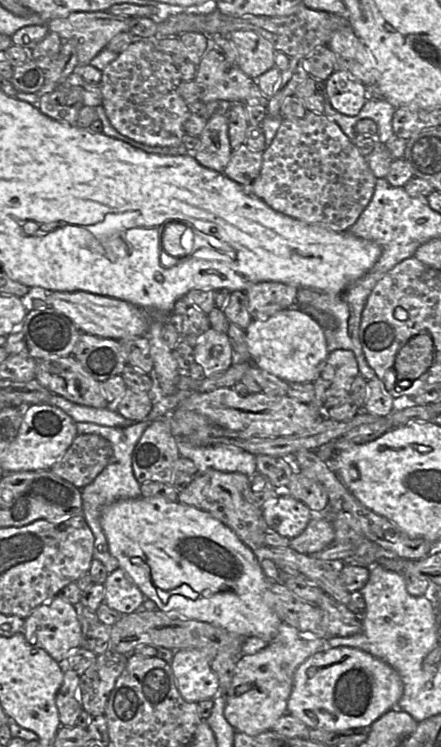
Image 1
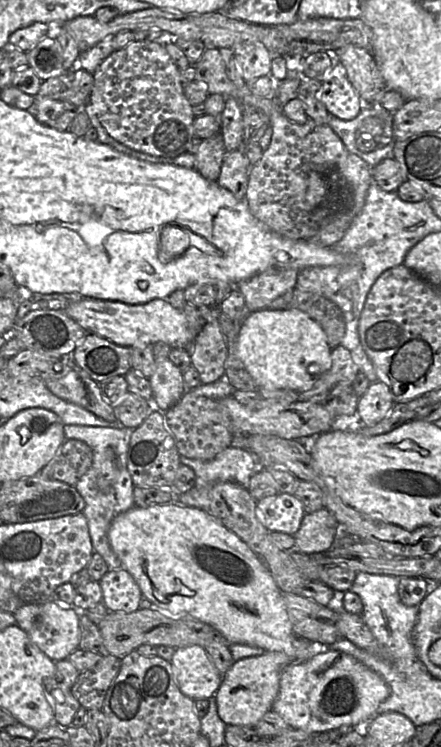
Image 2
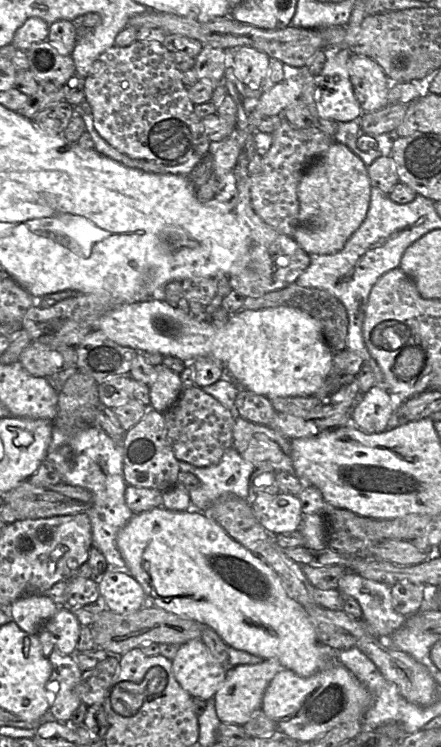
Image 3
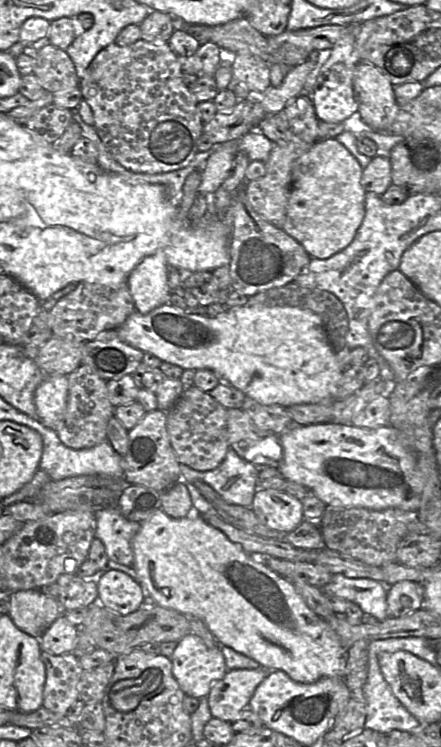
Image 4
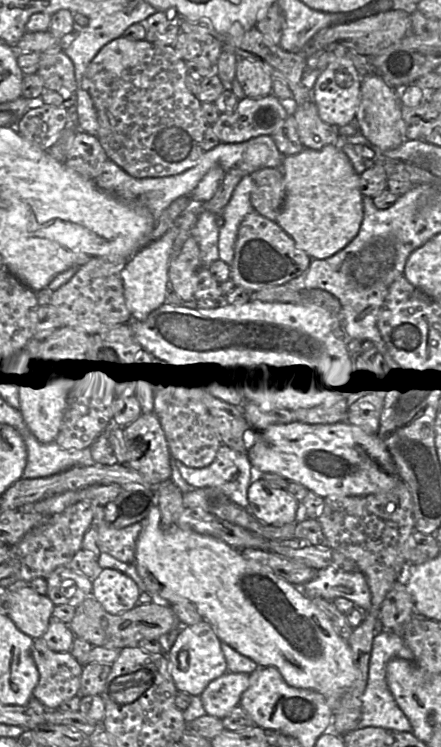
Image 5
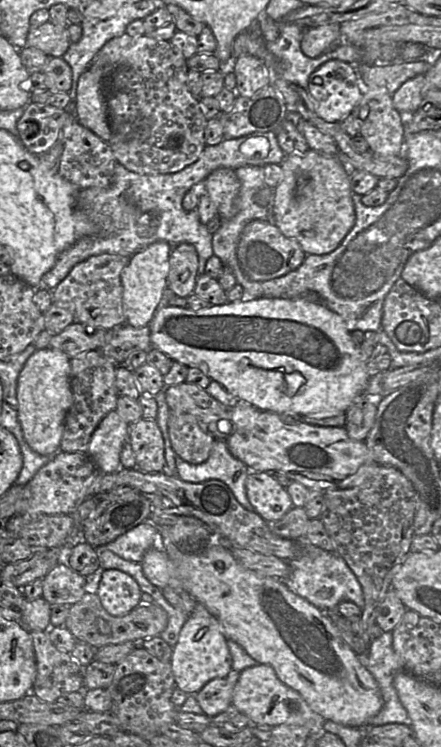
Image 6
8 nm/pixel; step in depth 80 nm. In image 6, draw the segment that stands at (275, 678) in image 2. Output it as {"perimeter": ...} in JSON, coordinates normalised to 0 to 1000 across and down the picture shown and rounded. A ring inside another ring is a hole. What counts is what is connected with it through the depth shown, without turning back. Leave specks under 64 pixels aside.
{"perimeter":[[[517,904],[510,908],[490,908],[478,912],[474,912],[451,926],[444,929],[429,929],[429,930],[442,930],[444,936],[456,945],[460,954],[476,961],[508,953],[517,946],[526,944],[526,930],[528,930],[528,924],[535,916],[535,908],[537,904]]]}

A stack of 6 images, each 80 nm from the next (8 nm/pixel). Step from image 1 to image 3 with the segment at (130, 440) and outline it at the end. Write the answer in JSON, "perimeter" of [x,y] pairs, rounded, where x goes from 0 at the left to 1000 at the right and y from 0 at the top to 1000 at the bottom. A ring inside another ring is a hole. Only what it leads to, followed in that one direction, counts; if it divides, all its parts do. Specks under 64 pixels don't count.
{"perimeter":[[[120,570],[107,608],[150,596],[163,601],[170,613],[168,622],[150,633],[143,647],[197,655],[211,665],[211,675],[195,685],[209,705],[209,731],[229,738],[249,760],[286,762],[283,750],[263,727],[270,711],[304,689],[283,672],[288,647],[279,637],[279,596],[274,592],[261,592],[220,570],[188,572],[154,581]]]}

